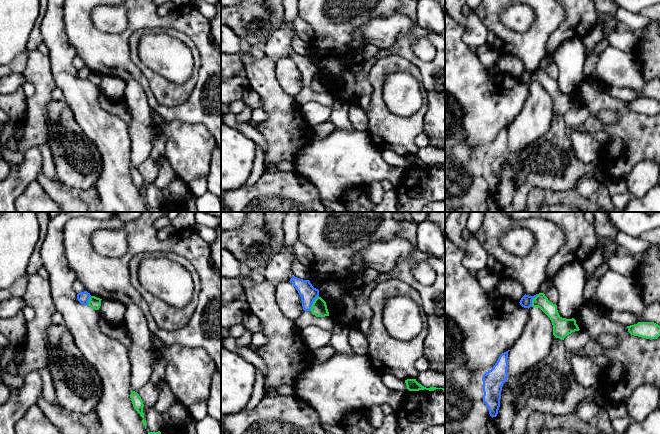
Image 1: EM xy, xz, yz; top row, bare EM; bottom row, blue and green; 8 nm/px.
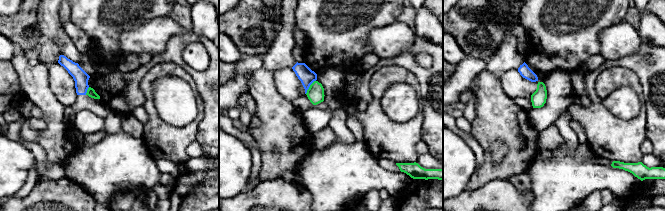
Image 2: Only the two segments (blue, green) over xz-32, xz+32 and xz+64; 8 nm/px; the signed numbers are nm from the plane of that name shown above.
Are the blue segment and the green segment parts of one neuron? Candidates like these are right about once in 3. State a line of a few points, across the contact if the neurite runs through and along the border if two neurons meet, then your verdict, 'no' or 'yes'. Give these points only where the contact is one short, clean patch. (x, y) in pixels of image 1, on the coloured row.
line xz (318, 296), (309, 310); no

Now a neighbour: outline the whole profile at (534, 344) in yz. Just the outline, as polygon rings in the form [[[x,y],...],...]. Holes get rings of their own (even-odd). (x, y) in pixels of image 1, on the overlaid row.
[[[530,307],[528,322],[508,352],[507,374],[511,386],[549,355],[552,339],[553,325],[550,318],[540,308]]]

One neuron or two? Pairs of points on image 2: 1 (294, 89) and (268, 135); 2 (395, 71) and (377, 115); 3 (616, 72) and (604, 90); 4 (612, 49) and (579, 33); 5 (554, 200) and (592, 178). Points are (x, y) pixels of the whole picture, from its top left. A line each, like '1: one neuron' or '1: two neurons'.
1: two neurons
2: one neuron
3: one neuron
4: two neurons
5: one neuron

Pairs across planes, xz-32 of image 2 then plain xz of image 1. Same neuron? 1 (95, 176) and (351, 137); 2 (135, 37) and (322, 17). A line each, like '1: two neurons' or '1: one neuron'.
1: one neuron
2: two neurons

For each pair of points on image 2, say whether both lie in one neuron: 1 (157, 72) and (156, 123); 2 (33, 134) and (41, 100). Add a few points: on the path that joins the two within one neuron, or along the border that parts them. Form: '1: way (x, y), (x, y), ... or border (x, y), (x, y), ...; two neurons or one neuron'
1: way (148, 85), (150, 110); one neuron
2: border (40, 130), (37, 142); two neurons

